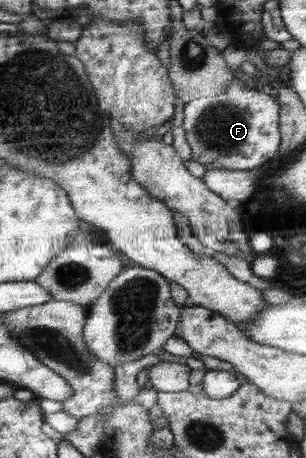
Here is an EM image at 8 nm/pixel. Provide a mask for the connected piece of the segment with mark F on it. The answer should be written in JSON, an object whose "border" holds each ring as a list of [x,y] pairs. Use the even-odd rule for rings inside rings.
{"border":[[[233,78],[226,95],[196,98],[184,106],[183,128],[191,148],[191,158],[203,164],[207,171],[261,171],[281,148],[281,113],[282,104],[278,99]]]}

